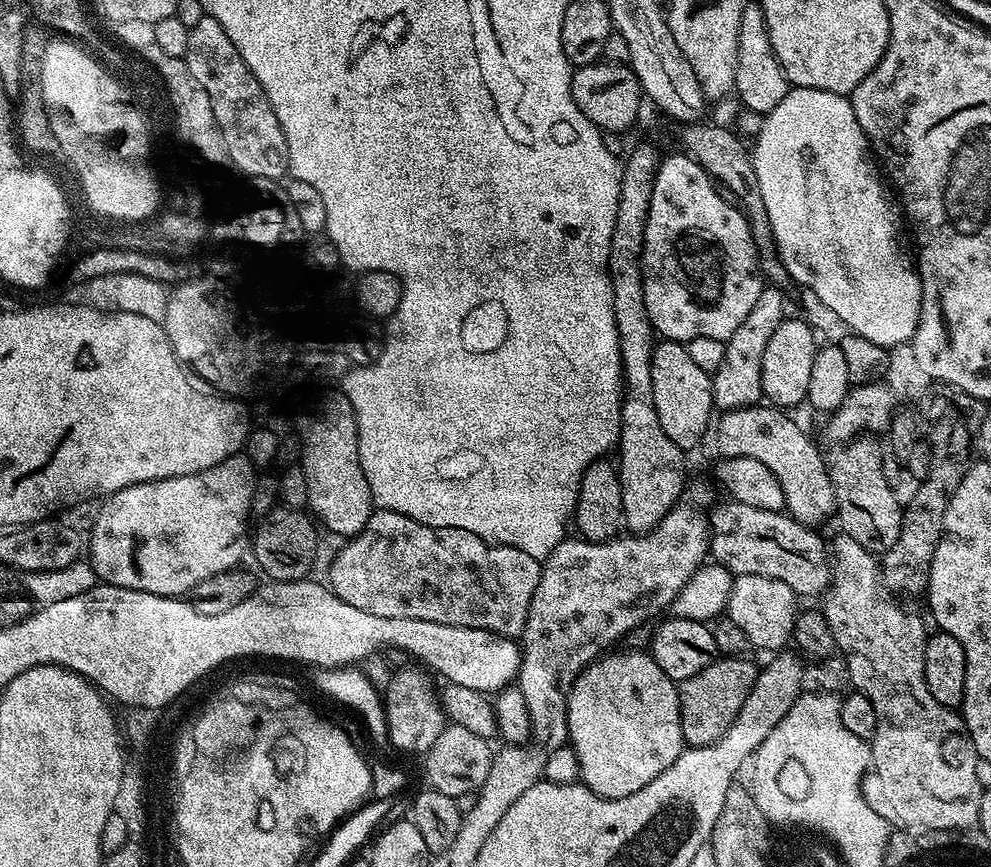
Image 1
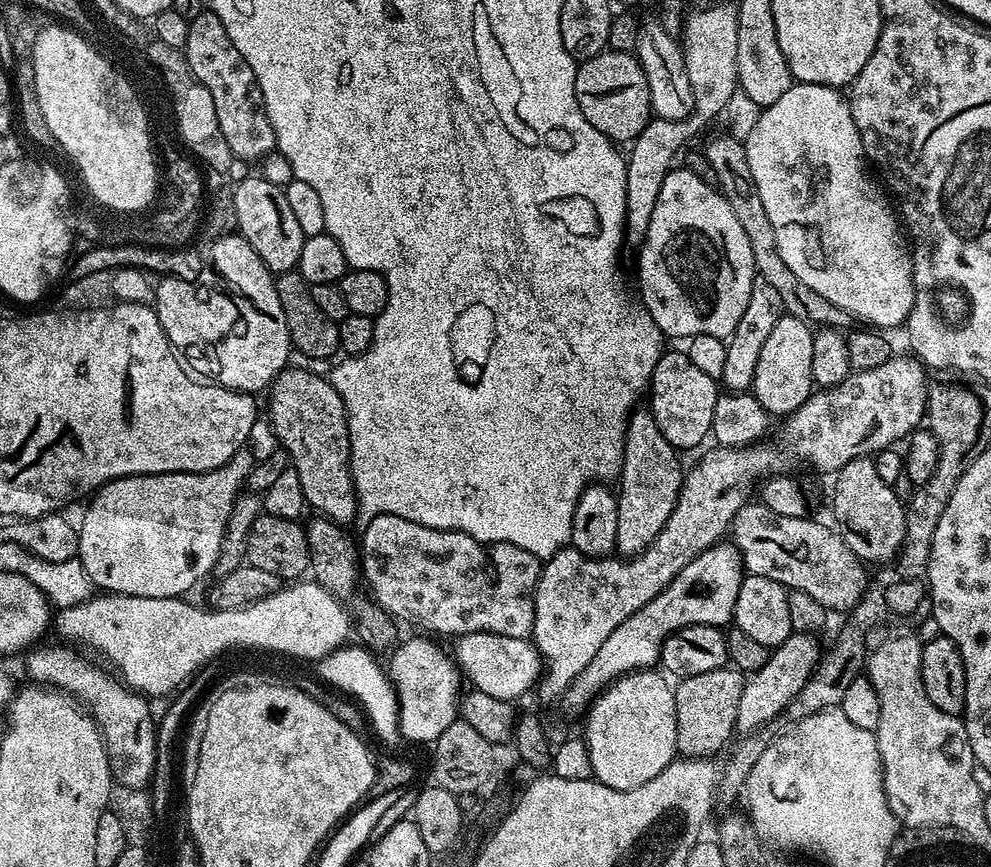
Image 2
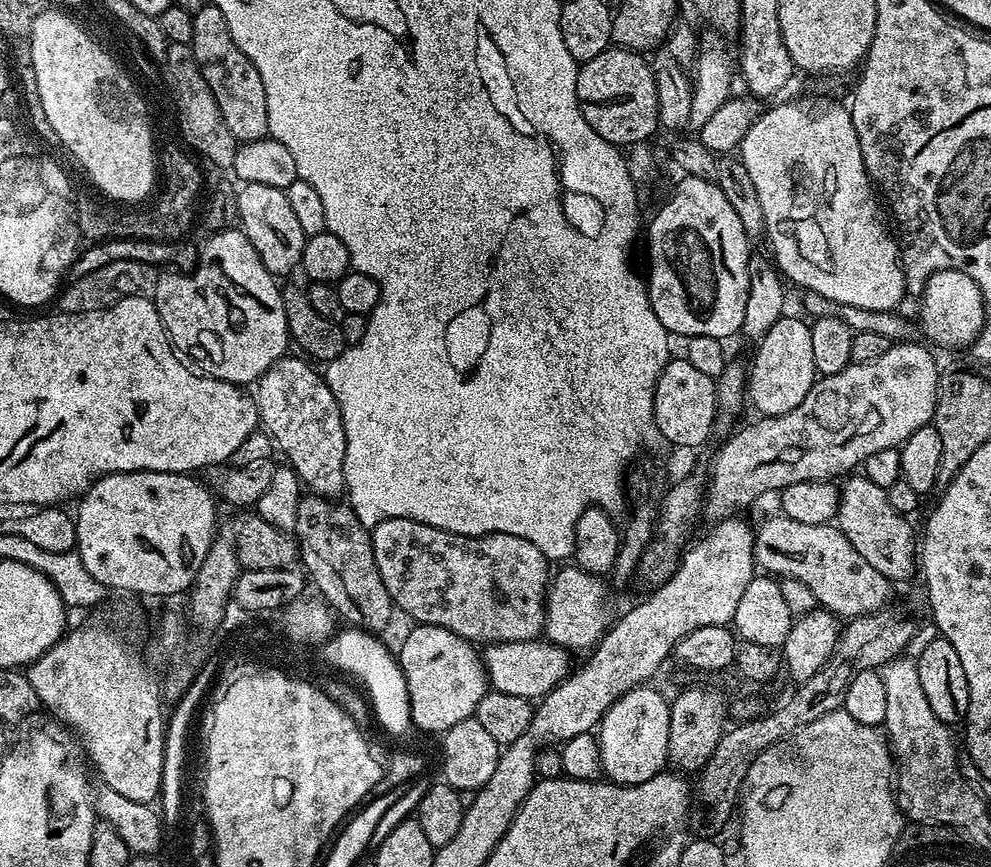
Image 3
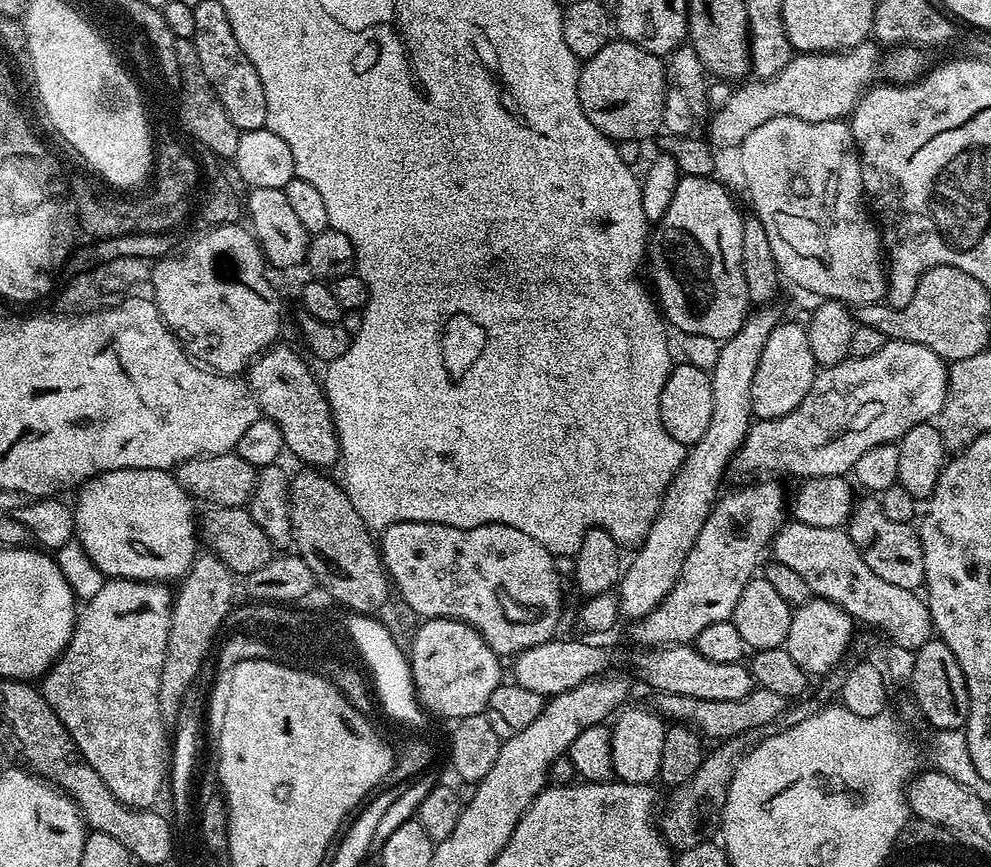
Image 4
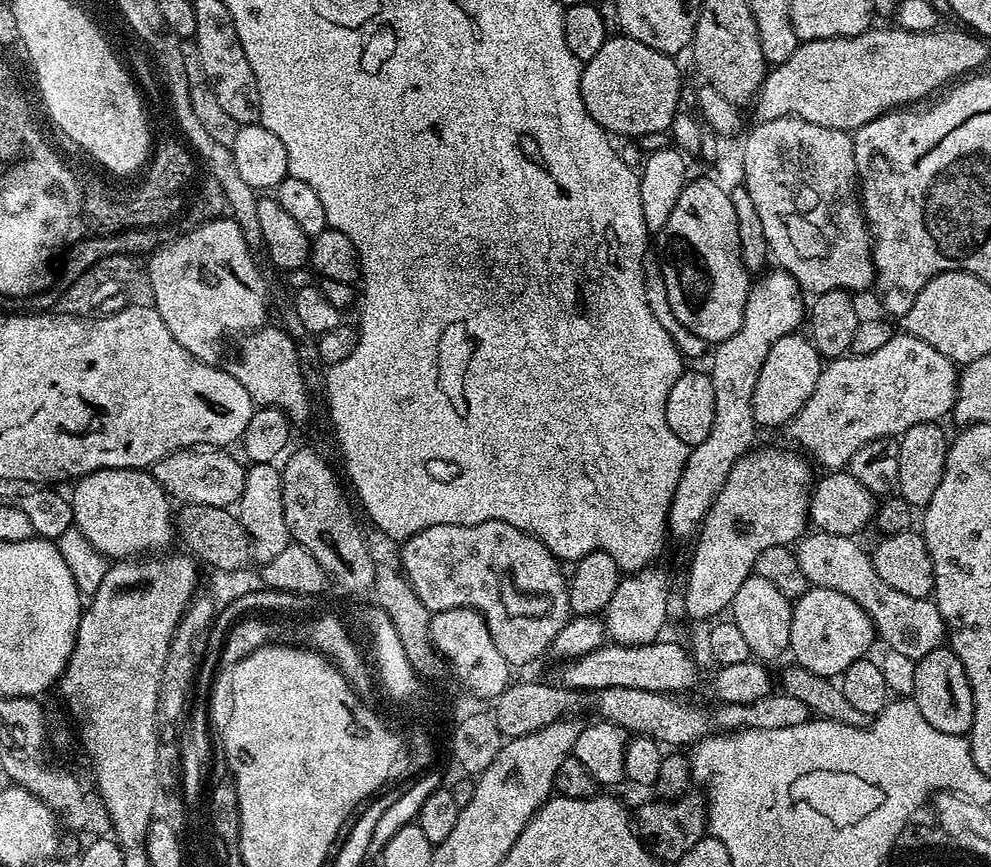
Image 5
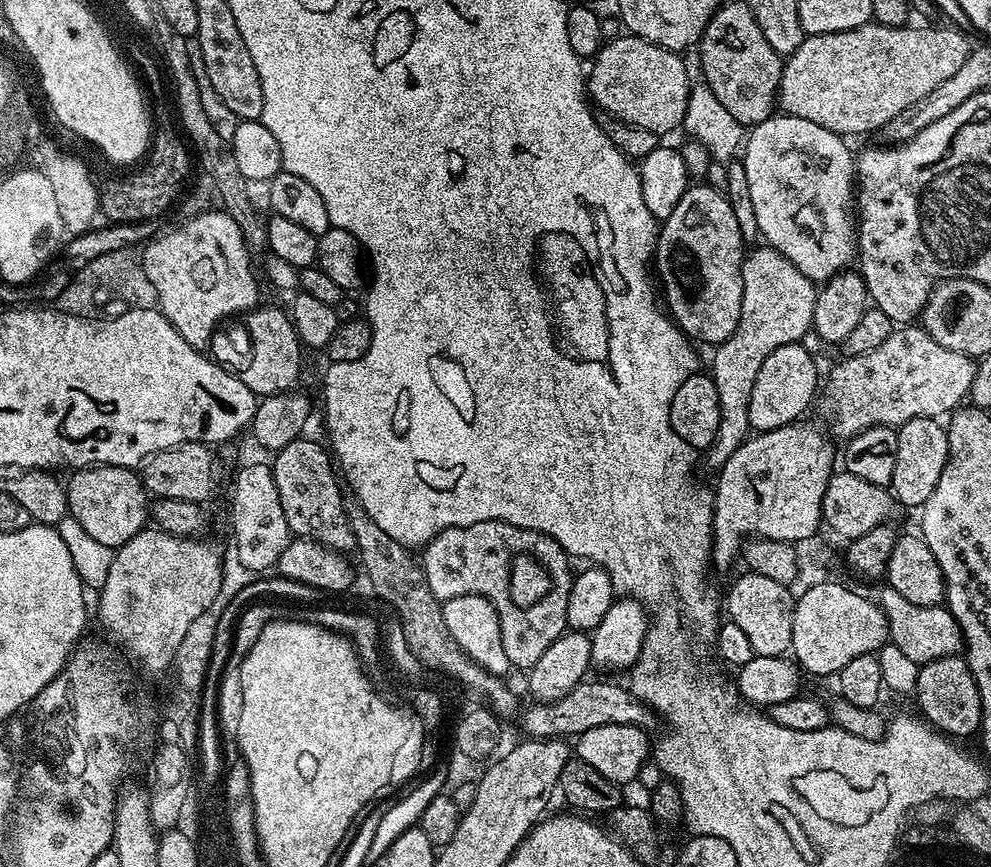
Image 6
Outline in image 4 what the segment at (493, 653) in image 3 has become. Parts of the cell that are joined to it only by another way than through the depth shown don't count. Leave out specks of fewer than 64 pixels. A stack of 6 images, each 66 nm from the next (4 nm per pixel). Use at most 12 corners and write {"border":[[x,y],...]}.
{"border":[[553,638],[511,661],[514,683],[551,698],[609,671],[600,644]]}

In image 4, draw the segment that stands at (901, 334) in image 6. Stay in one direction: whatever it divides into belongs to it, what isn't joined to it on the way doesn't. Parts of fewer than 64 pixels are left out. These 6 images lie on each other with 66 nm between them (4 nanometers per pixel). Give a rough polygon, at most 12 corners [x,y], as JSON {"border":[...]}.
{"border":[[885,339],[756,420],[744,478],[844,476],[935,421],[949,365]]}

